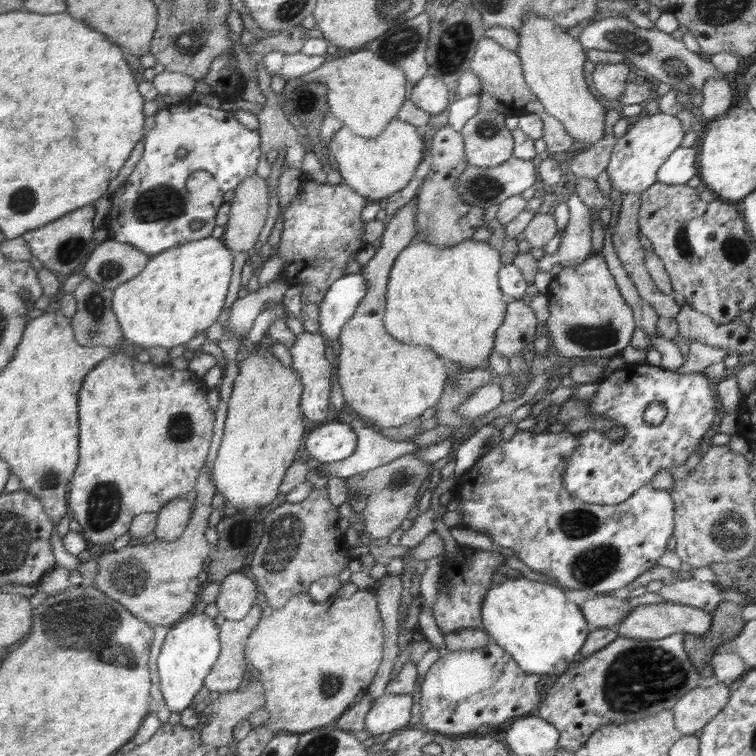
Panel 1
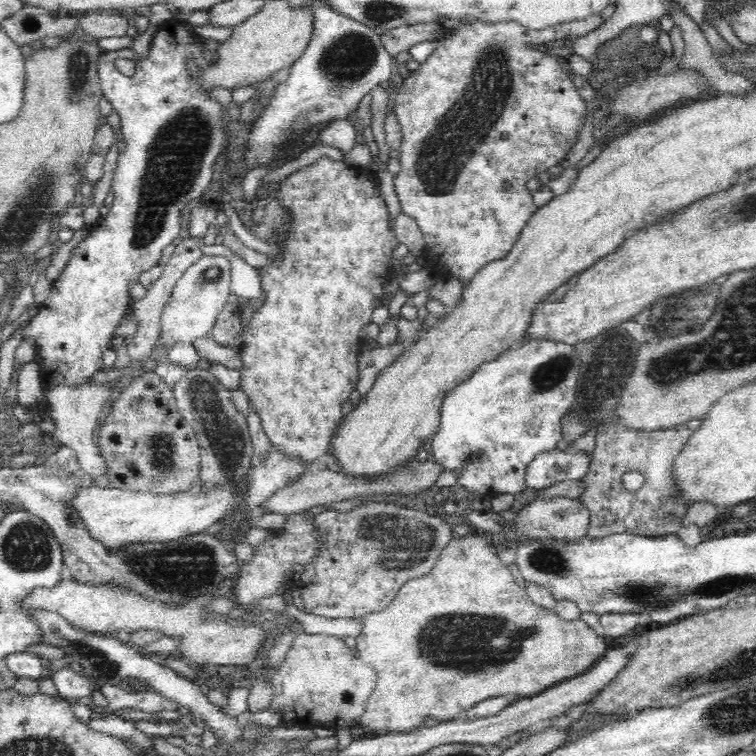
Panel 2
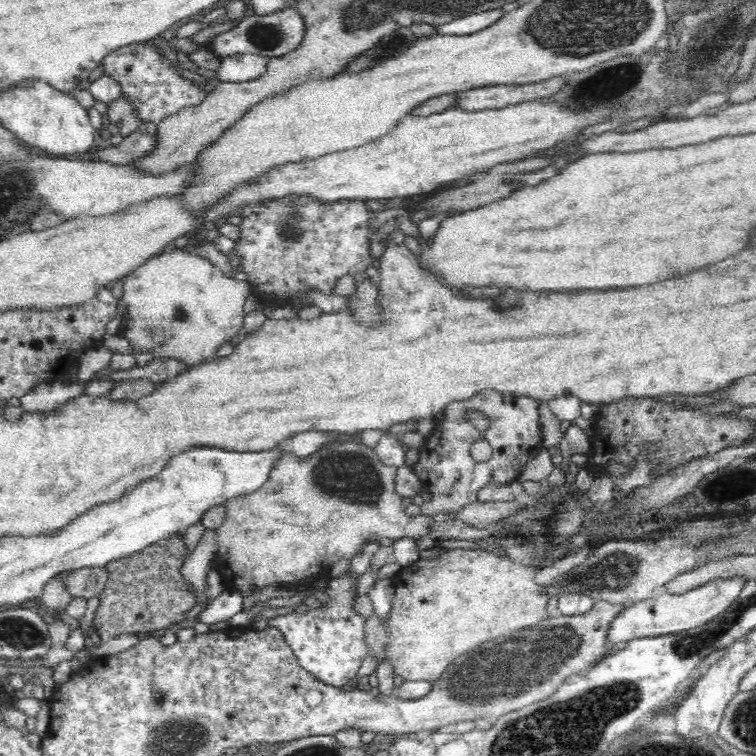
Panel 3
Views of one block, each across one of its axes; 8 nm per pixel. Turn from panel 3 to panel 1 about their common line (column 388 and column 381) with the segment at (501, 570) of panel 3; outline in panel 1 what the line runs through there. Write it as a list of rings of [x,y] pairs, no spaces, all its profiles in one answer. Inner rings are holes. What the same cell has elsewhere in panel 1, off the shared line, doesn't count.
[[[358,589],[349,598],[333,594],[322,602],[312,601],[306,592],[294,595],[282,608],[272,608],[262,595],[257,604],[262,605],[264,614],[249,636],[245,655],[260,672],[259,680],[265,687],[265,707],[269,712],[265,725],[278,734],[301,734],[336,721],[342,712],[348,711],[350,704],[354,704],[356,696],[372,684],[382,662],[384,626],[374,592]]]

